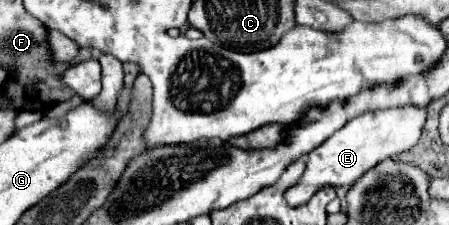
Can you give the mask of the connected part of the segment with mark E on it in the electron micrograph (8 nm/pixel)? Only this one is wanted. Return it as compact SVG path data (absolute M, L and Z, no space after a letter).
M400 106L400 108L386 108L386 110L374 110L364 112L344 124L338 132L334 132L320 148L314 148L308 154L308 166L302 176L302 180L286 192L286 200L290 206L300 206L308 202L314 192L324 186L338 186L338 184L352 184L356 182L368 168L374 168L386 158L394 158L402 152L408 152L422 134L426 120L426 108L416 106Z

